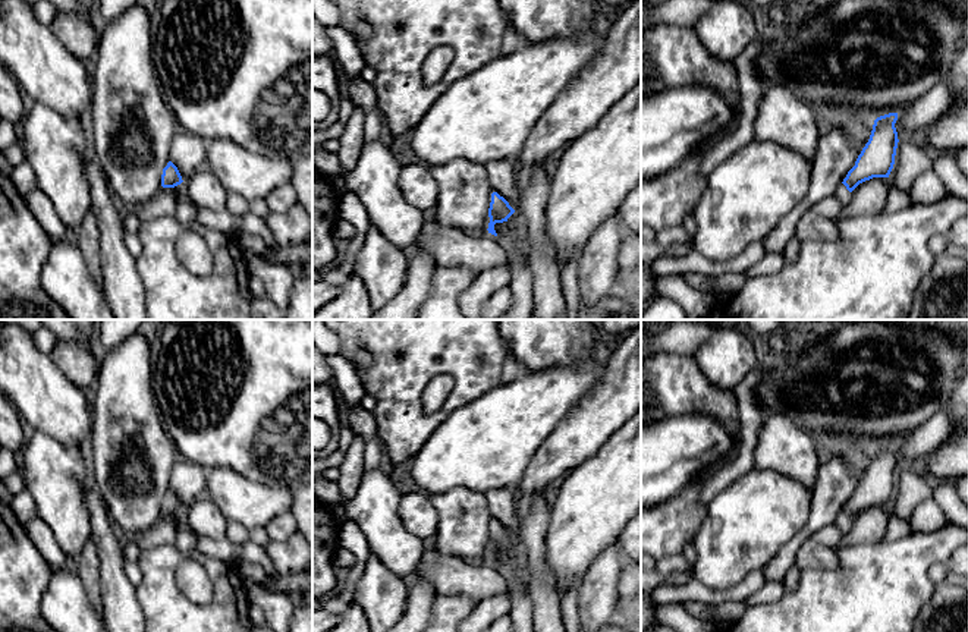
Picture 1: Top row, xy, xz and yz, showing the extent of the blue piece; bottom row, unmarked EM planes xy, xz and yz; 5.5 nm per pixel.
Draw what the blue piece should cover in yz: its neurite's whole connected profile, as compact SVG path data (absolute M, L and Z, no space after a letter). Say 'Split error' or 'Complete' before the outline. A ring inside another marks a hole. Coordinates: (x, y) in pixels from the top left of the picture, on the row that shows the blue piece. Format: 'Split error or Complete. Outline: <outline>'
Split error. Outline: M889 113L874 120L868 142L858 155L855 166L848 172L835 196L840 205L849 204L852 191L873 177L889 177L898 148L898 132L895 123L898 113Z

